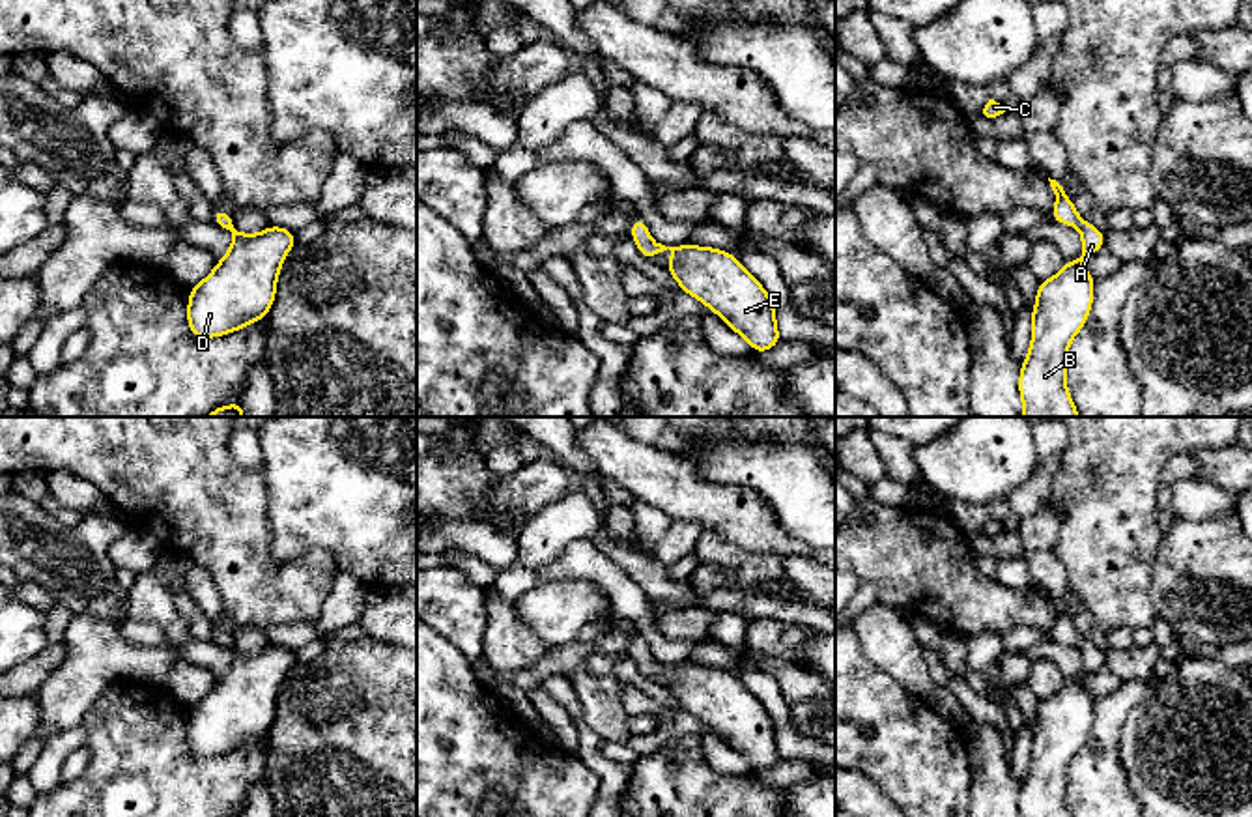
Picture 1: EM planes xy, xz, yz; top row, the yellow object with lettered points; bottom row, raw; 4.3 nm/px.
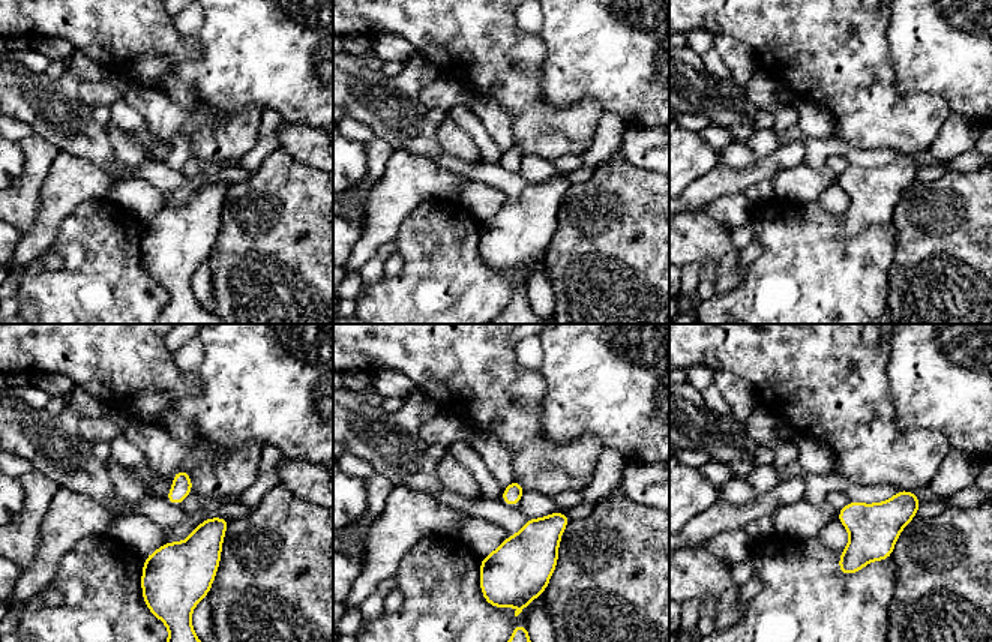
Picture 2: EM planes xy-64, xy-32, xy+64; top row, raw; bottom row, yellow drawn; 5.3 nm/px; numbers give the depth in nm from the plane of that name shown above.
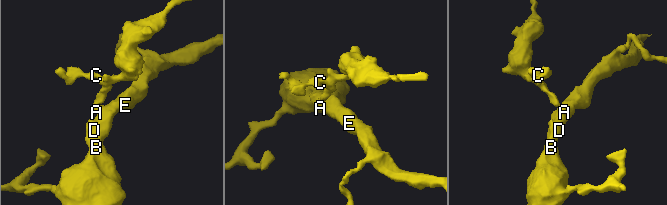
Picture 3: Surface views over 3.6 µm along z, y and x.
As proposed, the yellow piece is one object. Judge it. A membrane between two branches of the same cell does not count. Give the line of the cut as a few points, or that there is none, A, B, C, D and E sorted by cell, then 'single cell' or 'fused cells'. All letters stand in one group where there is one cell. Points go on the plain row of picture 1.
no cut | A B C D E | single cell

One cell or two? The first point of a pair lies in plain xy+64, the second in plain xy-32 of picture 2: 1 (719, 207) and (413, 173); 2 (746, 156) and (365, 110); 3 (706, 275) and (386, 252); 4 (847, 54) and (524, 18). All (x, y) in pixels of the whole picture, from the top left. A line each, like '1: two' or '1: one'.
1: one
2: two
3: one
4: two

